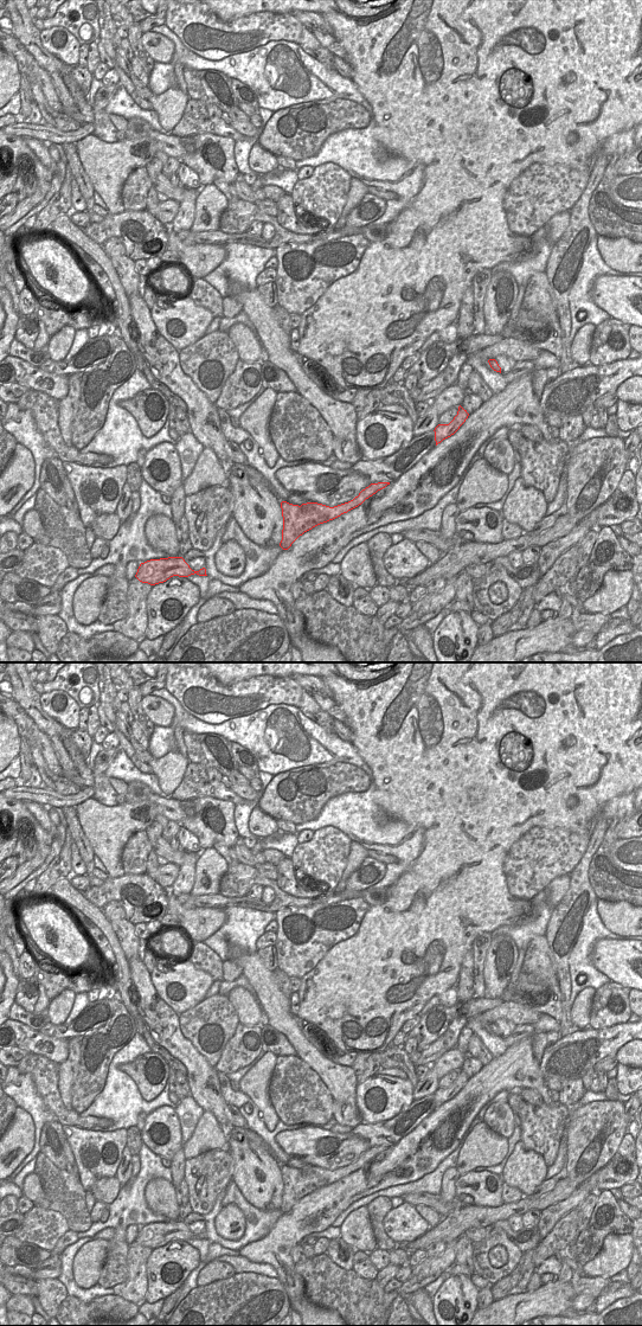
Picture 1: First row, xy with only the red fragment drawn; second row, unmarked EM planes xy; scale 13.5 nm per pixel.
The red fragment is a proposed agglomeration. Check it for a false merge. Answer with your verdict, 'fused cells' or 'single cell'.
single cell

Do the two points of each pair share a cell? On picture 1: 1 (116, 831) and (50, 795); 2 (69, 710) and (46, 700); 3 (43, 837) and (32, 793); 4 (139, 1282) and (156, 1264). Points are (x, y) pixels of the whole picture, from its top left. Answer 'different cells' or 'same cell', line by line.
1: different cells
2: same cell
3: different cells
4: different cells

